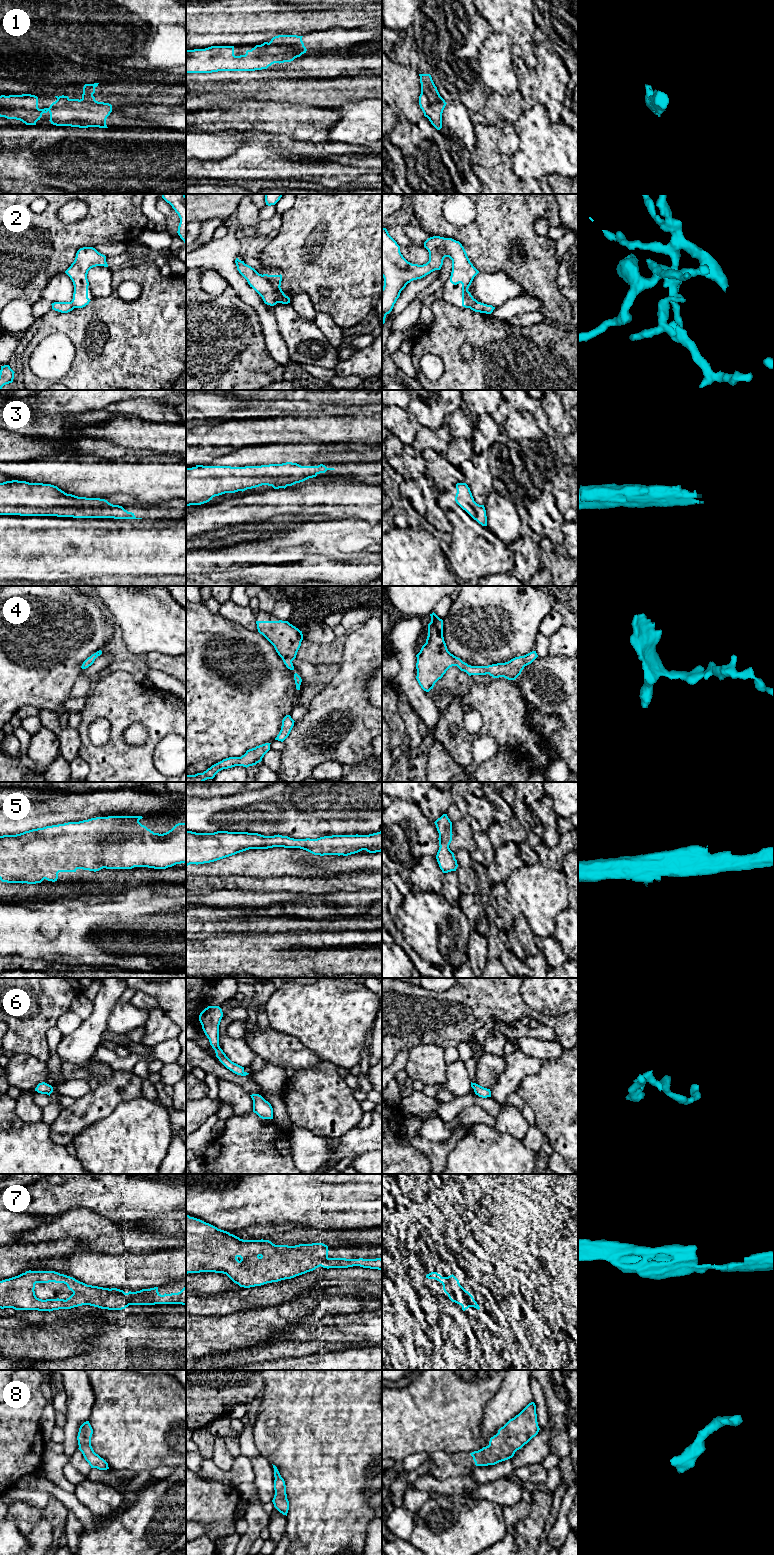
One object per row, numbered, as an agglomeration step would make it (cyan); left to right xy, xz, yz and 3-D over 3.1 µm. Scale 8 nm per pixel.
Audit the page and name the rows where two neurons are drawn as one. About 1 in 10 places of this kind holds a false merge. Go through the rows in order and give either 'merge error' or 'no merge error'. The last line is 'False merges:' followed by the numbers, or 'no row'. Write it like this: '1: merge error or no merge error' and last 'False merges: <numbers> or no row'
1: no merge error
2: merge error
3: no merge error
4: no merge error
5: no merge error
6: no merge error
7: no merge error
8: no merge error
False merges: 2

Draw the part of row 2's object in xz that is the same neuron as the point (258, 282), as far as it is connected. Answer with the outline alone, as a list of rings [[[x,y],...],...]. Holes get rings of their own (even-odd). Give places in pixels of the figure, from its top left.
[[[236,258],[235,263],[239,273],[247,280],[250,287],[262,297],[265,304],[274,306],[279,303],[270,282],[262,274],[238,258]]]

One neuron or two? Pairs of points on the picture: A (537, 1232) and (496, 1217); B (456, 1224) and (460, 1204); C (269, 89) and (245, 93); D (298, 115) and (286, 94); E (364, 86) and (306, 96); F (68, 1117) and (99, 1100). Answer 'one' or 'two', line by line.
A: two
B: two
C: one
D: two
E: one
F: one

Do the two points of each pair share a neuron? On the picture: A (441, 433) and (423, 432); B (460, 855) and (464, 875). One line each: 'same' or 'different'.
A: same
B: same

